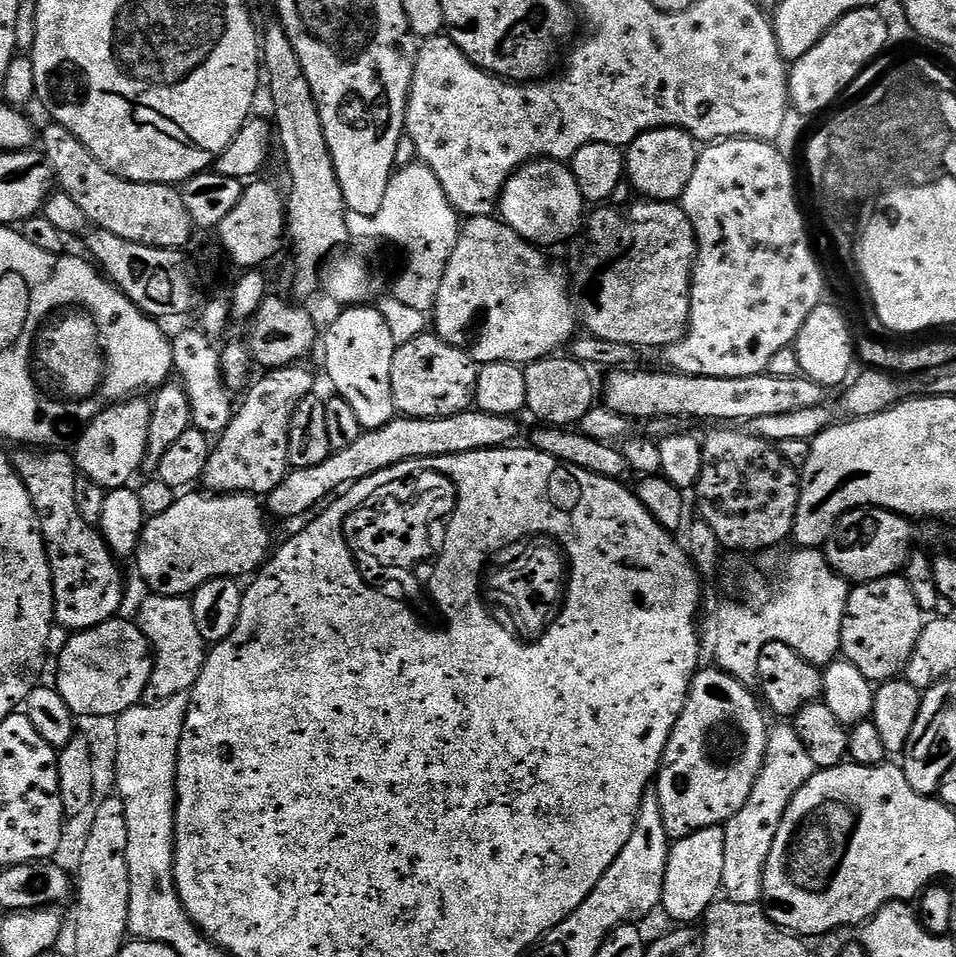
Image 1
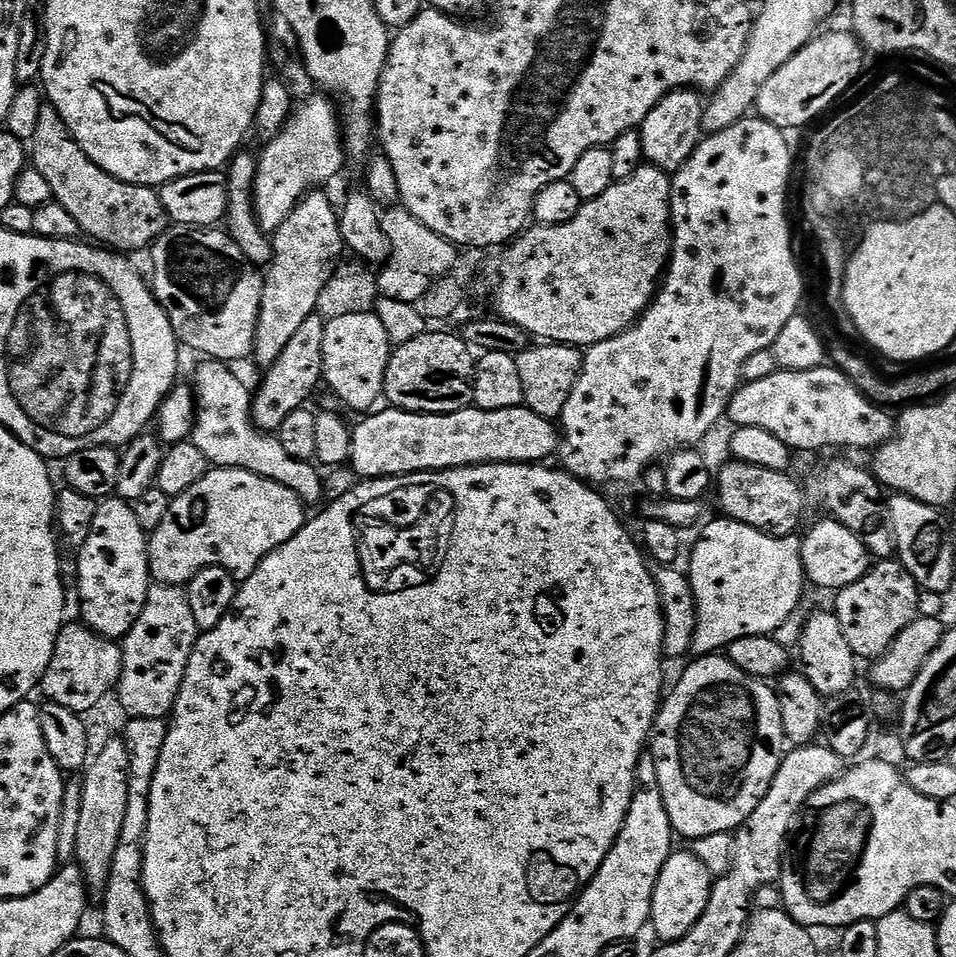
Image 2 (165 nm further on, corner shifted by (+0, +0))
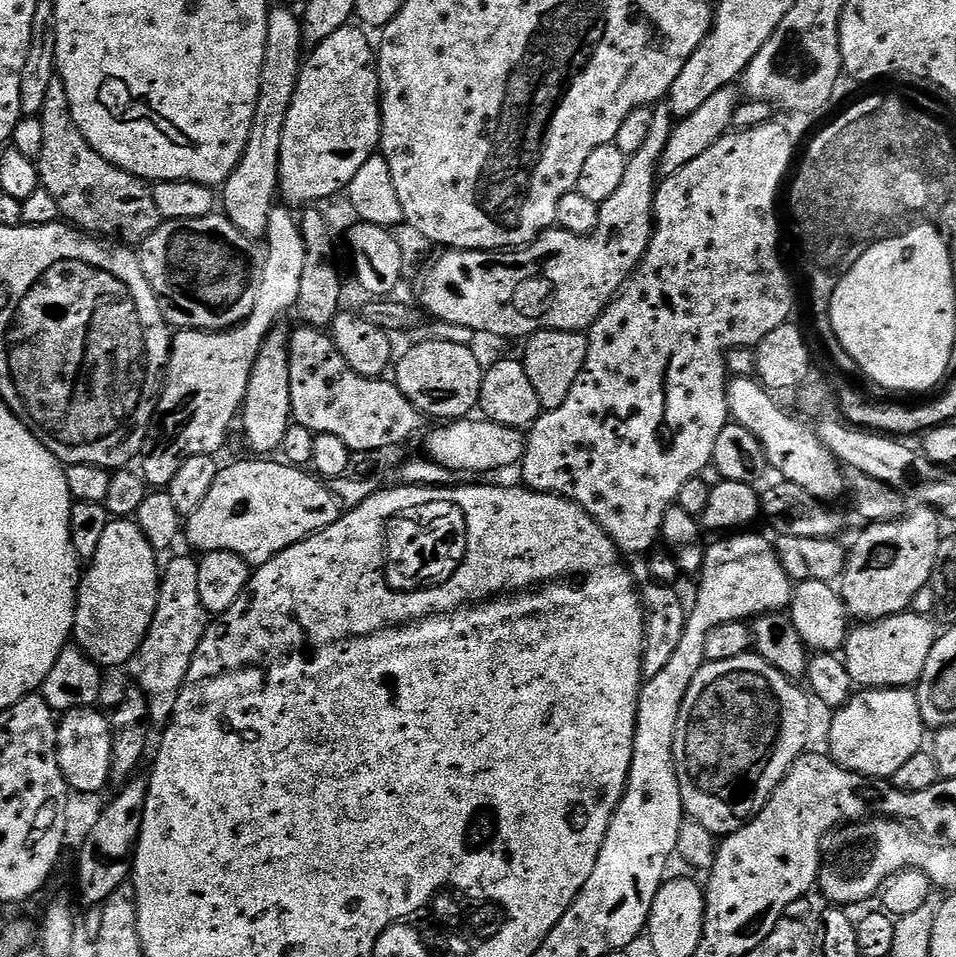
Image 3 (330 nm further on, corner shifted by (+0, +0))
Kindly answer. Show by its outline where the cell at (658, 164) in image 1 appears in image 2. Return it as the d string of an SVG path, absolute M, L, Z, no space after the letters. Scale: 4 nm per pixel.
M677 90L669 96L664 96L650 114L639 126L644 160L655 168L661 168L663 172L675 174L680 168L686 166L690 154L699 146L705 135L702 126L705 101L700 100L701 93L696 90Z

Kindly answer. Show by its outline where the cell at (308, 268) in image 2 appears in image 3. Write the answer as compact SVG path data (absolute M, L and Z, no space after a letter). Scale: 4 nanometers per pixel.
M276 326L264 339L262 350L250 370L250 382L246 386L244 407L238 417L244 423L244 440L256 454L272 454L281 447L289 425L293 423L290 406L290 360L288 358L287 331Z

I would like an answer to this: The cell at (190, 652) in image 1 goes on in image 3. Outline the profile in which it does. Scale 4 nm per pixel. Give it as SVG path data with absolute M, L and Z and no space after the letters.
M176 556L168 564L165 563L161 571L161 582L158 596L158 606L155 607L154 618L146 638L140 644L138 651L131 657L126 668L133 683L143 690L148 702L149 721L157 726L168 723L174 710L181 686L184 685L185 676L189 672L190 662L196 653L198 642L204 637L205 630L210 623L210 614L202 606L198 595L198 564L193 557Z

